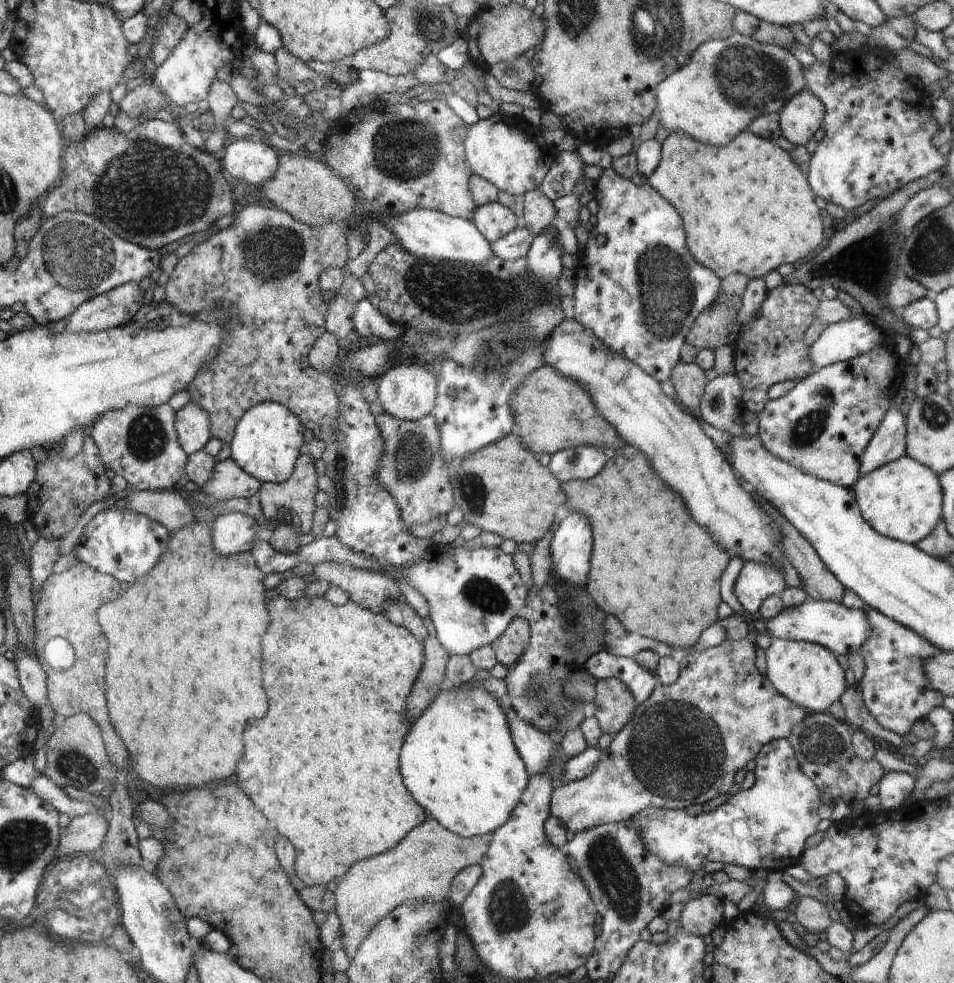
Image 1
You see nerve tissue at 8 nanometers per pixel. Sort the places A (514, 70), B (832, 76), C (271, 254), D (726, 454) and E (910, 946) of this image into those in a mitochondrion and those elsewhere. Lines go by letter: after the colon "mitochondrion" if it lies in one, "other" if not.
A: mitochondrion
B: other
C: mitochondrion
D: other
E: other

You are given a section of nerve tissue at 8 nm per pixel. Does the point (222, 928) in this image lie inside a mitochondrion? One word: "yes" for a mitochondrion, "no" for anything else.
no

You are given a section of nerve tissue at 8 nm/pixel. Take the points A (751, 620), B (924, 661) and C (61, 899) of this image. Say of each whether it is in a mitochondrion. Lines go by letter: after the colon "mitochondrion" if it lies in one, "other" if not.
A: other
B: other
C: mitochondrion

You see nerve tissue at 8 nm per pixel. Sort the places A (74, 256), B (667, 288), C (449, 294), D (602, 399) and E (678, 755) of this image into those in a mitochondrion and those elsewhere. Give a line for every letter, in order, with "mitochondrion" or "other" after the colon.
A: mitochondrion
B: mitochondrion
C: mitochondrion
D: other
E: mitochondrion

